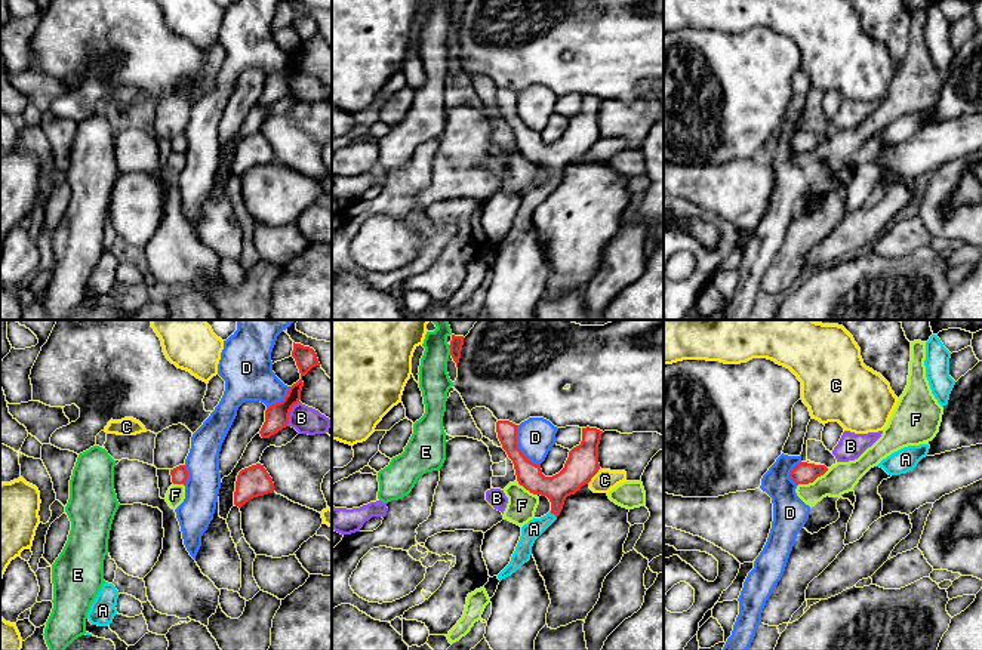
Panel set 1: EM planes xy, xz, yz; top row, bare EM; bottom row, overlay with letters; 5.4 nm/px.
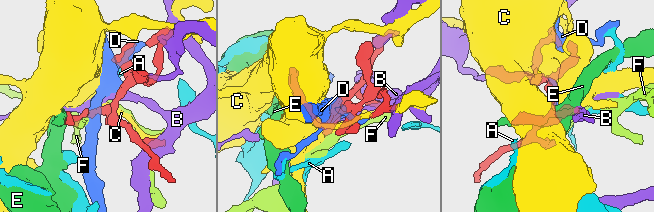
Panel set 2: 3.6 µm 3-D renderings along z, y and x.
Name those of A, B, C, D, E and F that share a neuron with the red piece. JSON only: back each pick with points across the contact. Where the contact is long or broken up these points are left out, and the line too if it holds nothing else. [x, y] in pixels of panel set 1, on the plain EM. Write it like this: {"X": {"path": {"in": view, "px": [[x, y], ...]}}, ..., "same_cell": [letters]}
{"A": {"path": {"in": "xz", "px": [[575, 142], [557, 160], [553, 181], [533, 197]]}}, "same_cell": ["A"]}

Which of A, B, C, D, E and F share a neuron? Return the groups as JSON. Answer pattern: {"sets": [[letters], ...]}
{"sets": [["A"], ["B"], ["C"], ["D"], ["E"], ["F"]]}

